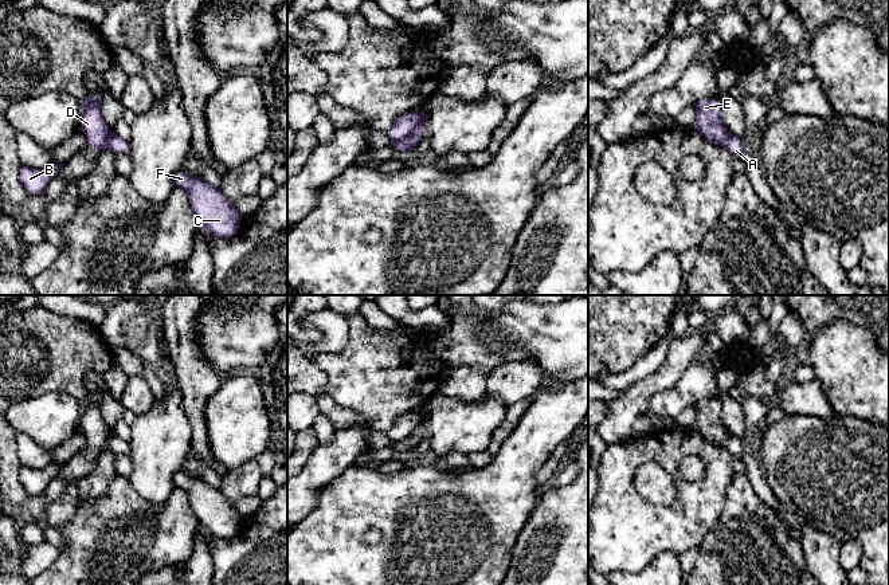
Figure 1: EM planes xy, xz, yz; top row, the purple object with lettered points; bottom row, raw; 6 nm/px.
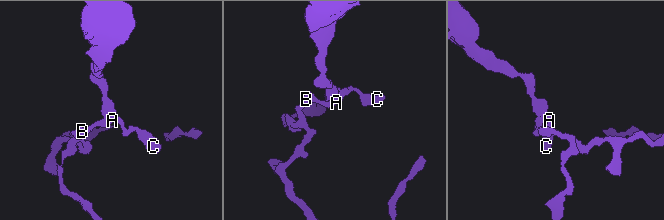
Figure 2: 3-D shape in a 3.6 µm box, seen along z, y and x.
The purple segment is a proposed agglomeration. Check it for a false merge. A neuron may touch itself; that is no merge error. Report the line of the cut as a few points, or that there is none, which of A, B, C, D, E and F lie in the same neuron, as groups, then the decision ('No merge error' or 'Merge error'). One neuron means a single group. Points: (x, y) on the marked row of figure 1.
Split along xz (423, 112), (422, 121), (406, 137), (394, 141). Groups: A B C F / D E. Merge error

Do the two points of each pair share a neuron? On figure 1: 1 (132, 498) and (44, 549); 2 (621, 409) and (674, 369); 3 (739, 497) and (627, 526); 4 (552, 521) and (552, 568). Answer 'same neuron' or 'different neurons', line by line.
1: different neurons
2: same neuron
3: different neurons
4: same neuron

